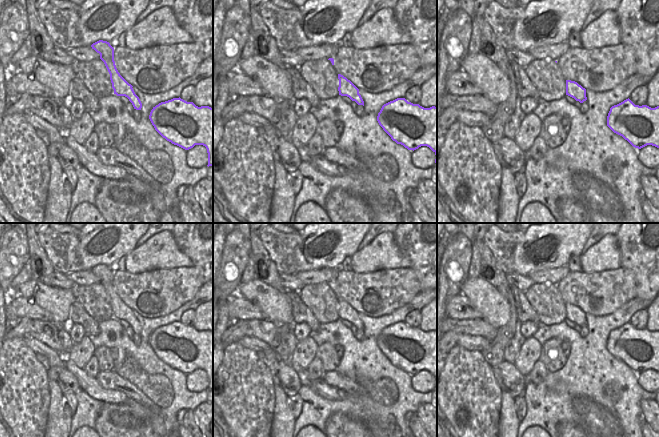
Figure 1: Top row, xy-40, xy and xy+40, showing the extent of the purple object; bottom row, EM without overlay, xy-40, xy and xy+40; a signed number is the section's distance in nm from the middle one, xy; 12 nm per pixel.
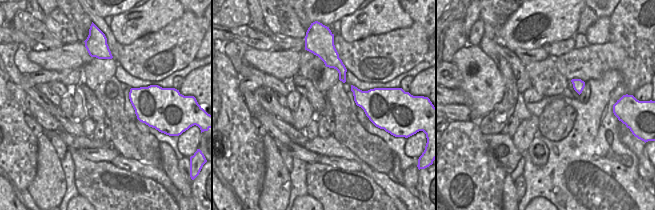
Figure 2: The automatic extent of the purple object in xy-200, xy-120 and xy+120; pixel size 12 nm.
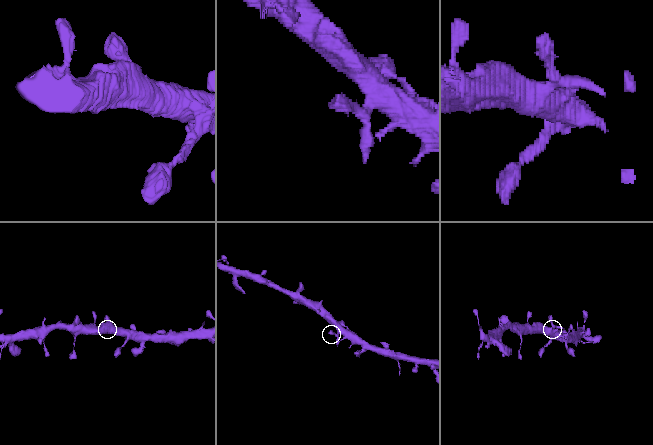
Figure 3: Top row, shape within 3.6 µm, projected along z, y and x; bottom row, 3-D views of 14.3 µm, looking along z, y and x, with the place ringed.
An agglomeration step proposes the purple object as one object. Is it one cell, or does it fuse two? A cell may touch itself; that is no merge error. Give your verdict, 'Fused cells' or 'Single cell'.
Single cell

